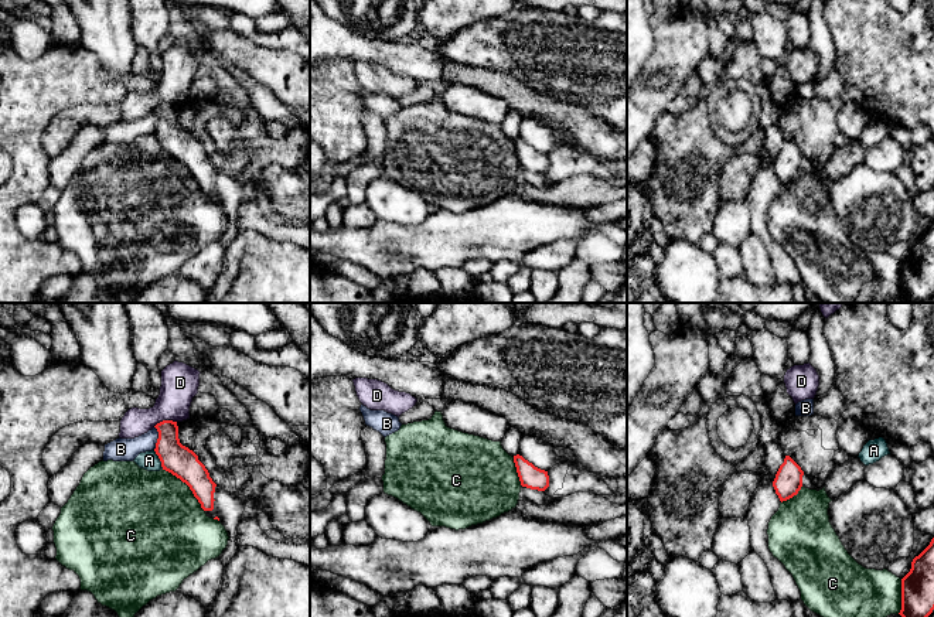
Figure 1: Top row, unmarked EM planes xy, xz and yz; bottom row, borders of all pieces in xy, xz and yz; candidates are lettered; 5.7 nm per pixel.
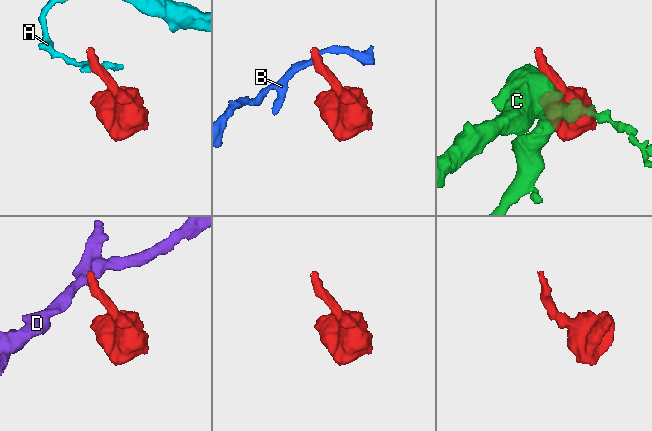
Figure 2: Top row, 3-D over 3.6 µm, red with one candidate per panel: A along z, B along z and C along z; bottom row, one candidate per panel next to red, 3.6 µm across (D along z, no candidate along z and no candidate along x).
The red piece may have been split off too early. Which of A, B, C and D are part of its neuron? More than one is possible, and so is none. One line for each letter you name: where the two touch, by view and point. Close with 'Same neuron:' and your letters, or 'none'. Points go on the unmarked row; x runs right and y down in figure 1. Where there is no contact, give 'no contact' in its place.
Same neuron: none

